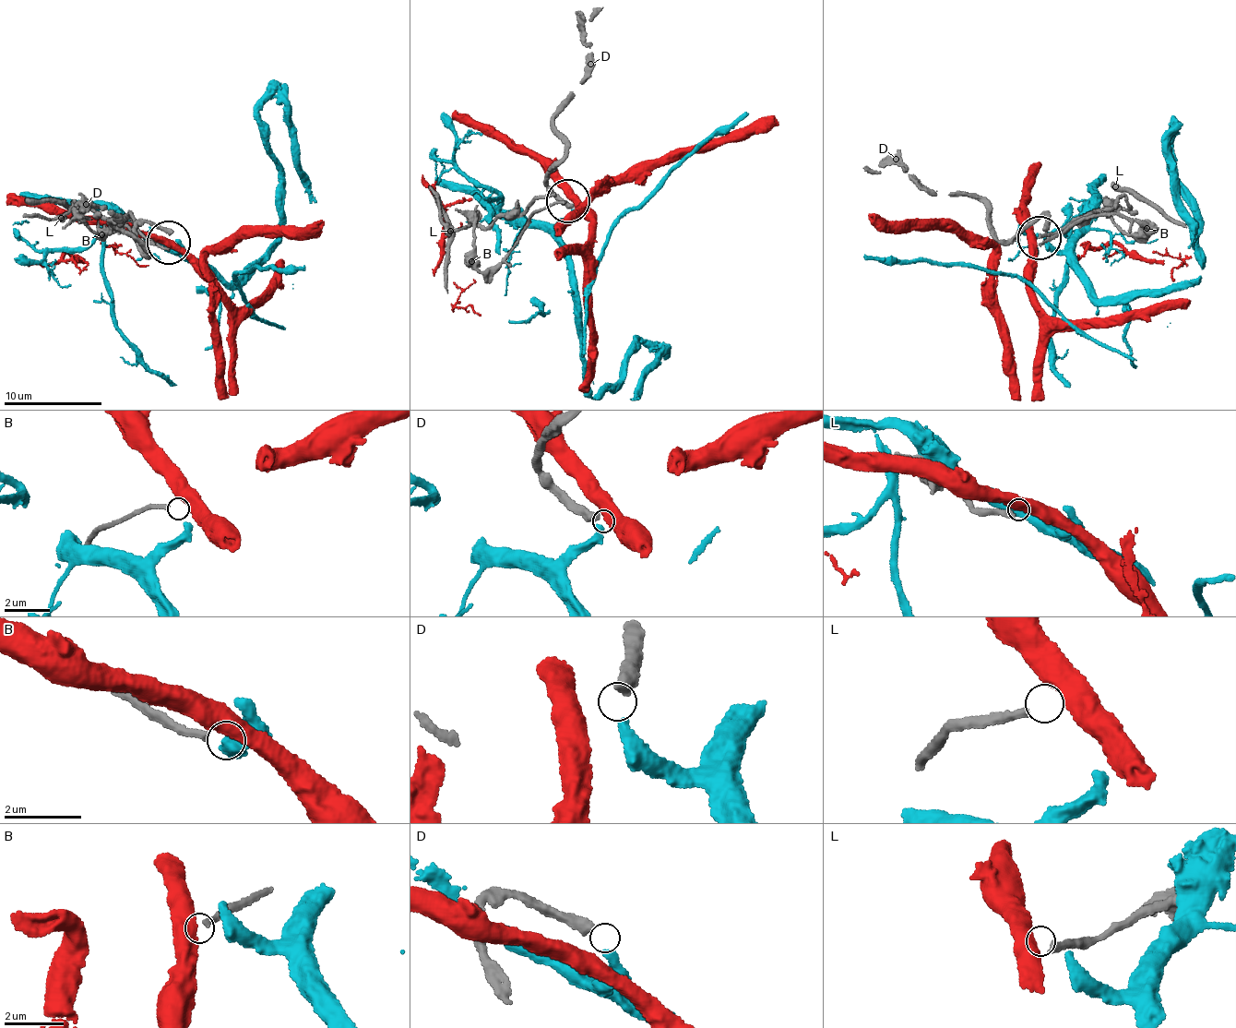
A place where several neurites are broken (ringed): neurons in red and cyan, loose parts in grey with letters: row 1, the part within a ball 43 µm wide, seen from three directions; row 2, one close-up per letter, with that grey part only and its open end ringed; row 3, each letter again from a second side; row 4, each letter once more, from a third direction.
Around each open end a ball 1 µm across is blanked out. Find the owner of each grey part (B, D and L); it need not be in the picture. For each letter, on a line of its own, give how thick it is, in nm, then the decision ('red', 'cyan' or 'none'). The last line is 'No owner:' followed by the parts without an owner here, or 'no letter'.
B: calibre 180 nm; none
D: calibre 380 nm; cyan
L: calibre 240 nm; none
No owner: B, L

